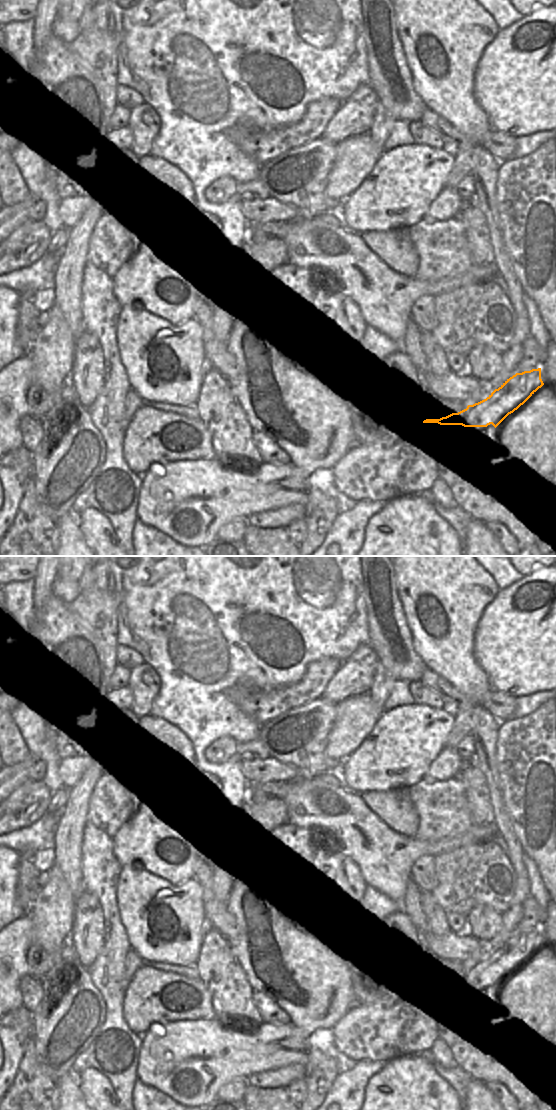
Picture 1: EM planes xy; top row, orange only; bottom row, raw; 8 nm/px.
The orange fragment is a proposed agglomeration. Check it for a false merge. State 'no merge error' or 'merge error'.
no merge error

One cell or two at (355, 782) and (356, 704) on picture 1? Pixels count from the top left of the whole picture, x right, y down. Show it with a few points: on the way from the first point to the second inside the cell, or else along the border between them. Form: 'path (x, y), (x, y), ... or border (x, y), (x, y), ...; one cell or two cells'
border (371, 731), (342, 759); two cells

